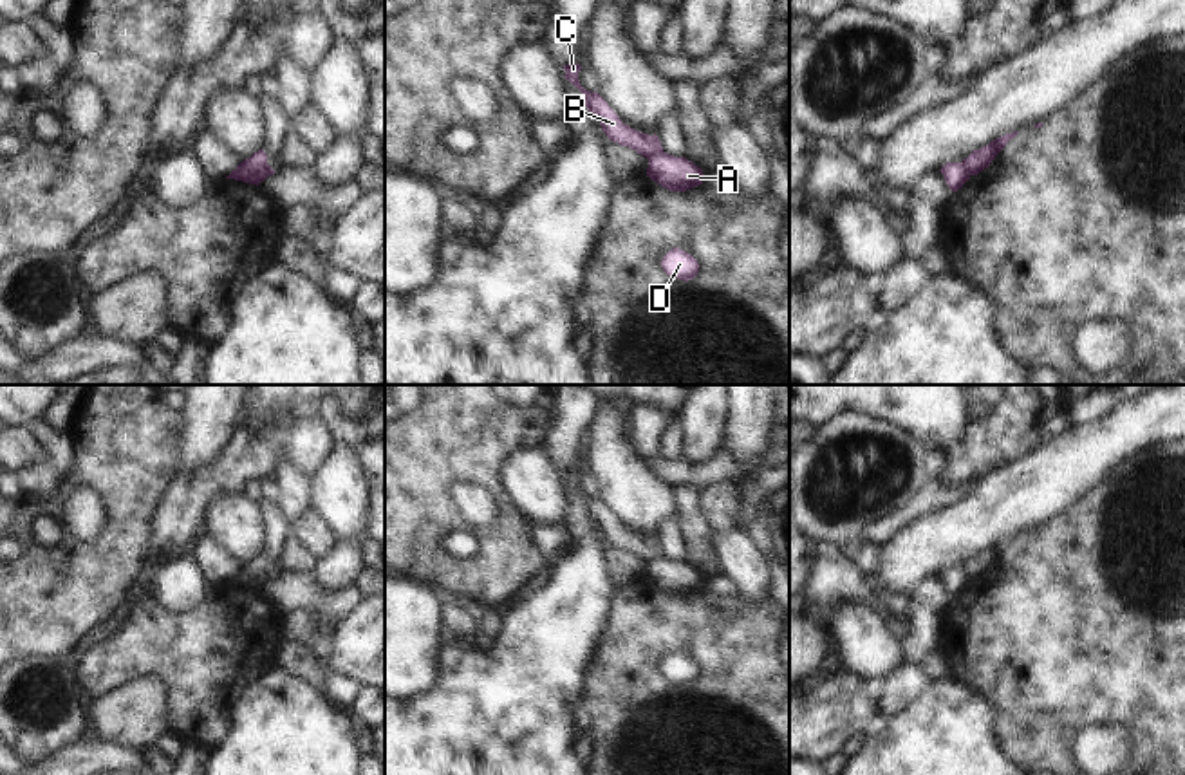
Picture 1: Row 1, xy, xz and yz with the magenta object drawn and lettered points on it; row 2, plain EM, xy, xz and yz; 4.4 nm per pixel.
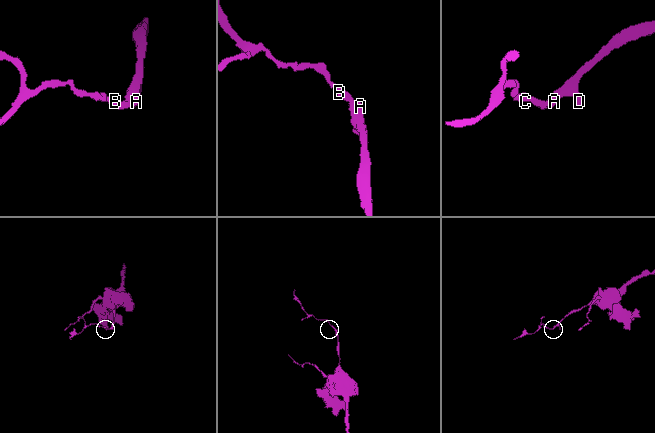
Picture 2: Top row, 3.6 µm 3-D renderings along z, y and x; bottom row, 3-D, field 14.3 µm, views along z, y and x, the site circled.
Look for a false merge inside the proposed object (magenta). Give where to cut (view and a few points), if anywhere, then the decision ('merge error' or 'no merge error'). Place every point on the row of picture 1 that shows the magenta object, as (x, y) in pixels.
xy (242, 161), (259, 181) | merge error

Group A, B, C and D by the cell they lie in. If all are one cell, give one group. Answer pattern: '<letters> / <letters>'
A D / B C

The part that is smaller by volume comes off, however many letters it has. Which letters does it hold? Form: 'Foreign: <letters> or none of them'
Foreign: B, C

